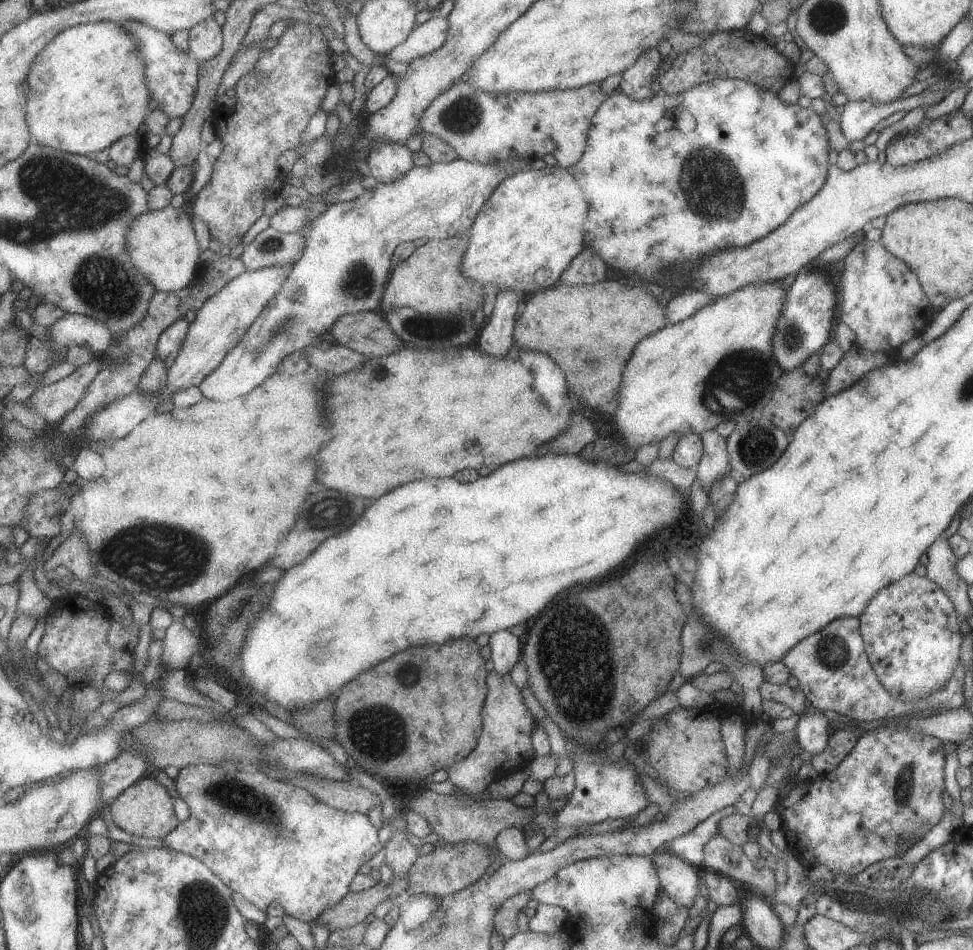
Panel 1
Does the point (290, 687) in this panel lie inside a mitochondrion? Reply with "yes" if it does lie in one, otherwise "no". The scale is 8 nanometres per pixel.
no

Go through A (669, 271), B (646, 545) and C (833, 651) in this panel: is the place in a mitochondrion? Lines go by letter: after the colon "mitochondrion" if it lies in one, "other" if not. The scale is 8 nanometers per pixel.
A: other
B: other
C: mitochondrion

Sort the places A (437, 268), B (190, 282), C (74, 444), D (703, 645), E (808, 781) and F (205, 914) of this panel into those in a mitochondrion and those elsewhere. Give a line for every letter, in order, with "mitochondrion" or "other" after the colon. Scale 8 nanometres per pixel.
A: other
B: other
C: other
D: mitochondrion
E: other
F: mitochondrion

